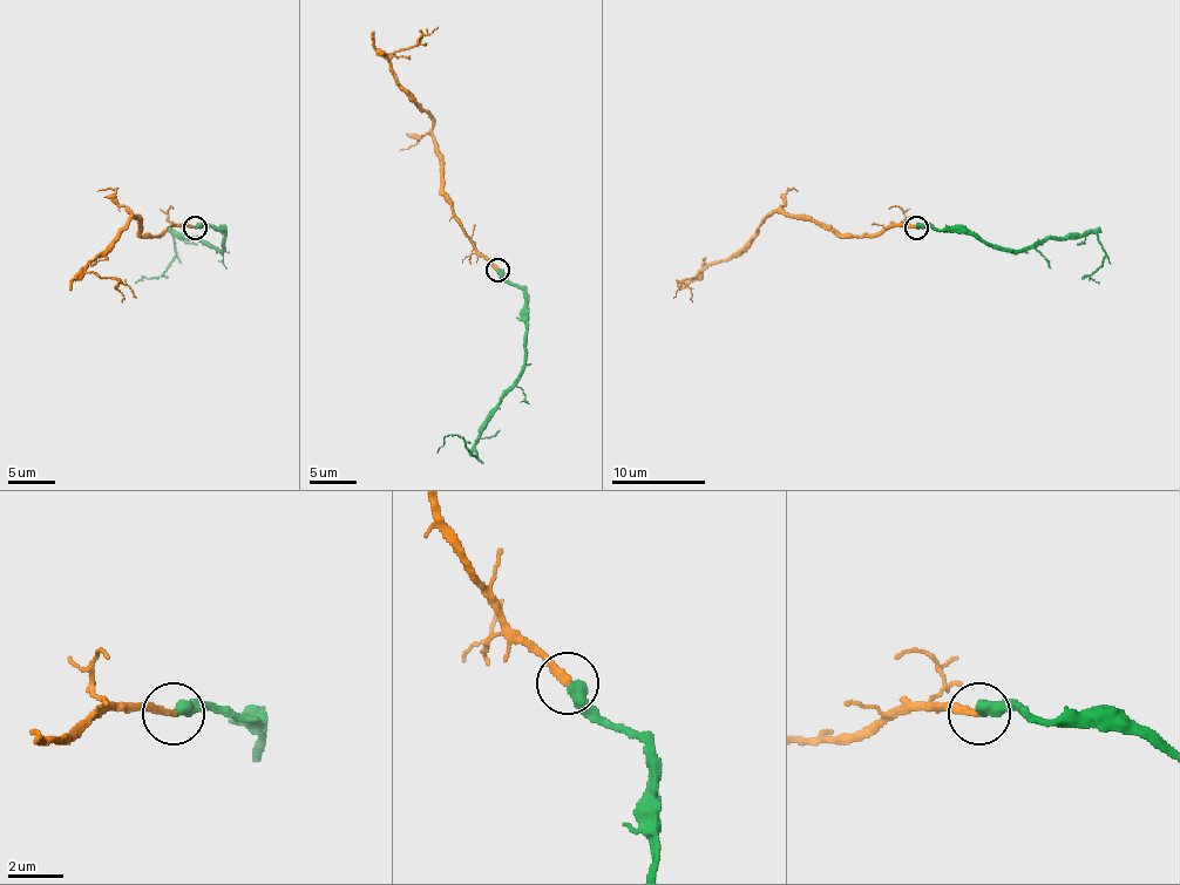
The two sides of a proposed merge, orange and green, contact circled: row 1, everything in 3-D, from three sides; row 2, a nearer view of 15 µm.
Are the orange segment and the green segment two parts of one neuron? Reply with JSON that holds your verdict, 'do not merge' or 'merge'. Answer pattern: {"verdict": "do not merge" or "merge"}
{"verdict": "merge"}

